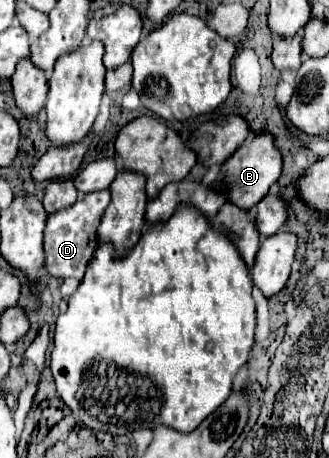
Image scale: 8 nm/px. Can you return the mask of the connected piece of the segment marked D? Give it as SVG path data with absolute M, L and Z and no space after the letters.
M104 189L104 191L80 195L80 199L72 207L48 215L46 229L44 229L44 251L46 251L46 269L50 275L62 277L62 279L64 277L76 277L76 279L84 277L86 265L90 263L98 247L96 229L100 225L102 213L108 207L108 203L110 203L110 191Z

